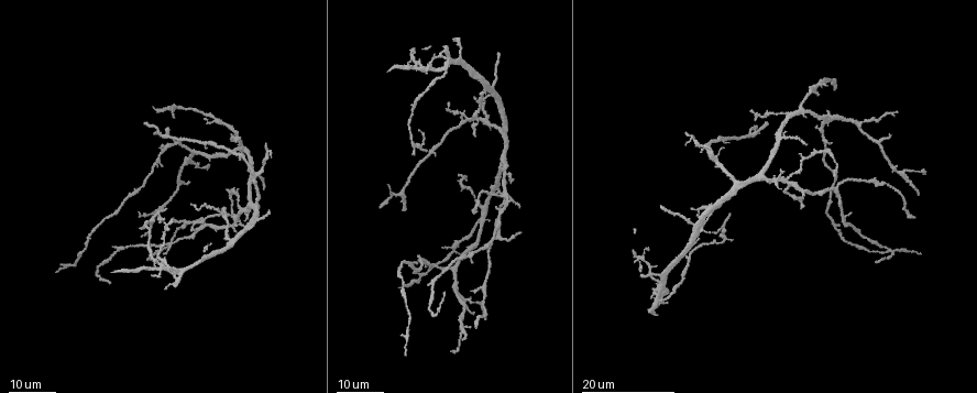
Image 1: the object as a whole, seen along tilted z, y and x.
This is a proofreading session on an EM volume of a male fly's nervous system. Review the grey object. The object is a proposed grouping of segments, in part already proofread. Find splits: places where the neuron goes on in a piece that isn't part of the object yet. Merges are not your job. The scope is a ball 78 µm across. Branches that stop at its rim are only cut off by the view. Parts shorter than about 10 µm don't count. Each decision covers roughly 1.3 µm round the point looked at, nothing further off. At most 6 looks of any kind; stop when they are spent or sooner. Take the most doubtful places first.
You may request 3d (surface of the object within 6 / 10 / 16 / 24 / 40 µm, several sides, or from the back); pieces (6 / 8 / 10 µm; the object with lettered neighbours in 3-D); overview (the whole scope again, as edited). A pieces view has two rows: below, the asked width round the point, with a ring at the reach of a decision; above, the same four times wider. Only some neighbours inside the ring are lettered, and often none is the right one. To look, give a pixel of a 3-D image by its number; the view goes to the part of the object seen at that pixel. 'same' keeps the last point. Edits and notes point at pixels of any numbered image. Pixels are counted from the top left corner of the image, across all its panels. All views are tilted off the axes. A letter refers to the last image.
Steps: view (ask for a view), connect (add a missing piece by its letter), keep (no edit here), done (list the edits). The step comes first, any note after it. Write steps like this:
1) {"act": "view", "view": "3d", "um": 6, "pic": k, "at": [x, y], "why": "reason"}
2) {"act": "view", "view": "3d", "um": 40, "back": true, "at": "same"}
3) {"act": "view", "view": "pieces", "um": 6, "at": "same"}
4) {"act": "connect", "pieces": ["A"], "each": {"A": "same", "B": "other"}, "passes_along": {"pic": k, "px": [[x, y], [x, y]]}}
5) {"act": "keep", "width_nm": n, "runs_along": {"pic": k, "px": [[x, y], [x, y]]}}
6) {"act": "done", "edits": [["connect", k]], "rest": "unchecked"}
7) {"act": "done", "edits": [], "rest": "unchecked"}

{"act": "view", "view": "3d", "um": 24, "pic": 1, "at": [476, 137], "why": "an open end"}

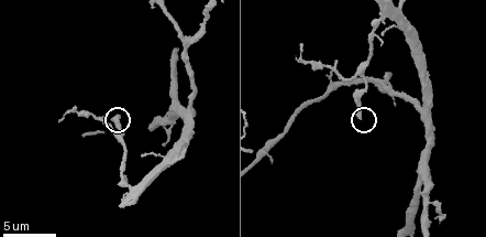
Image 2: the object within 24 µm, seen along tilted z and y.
{"act": "view", "view": "pieces", "um": 10, "pic": 2, "at": [359, 118]}

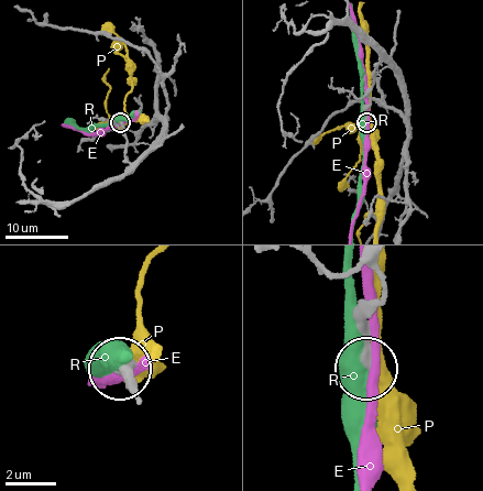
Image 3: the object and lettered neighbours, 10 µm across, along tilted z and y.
{"act": "keep", "each": {"E": "other", "P": "other", "R": "other"}, "found": "none of them fits"}

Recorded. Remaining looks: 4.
{"act": "view", "view": "3d", "um": 16, "pic": 1, "at": [263, 191]}

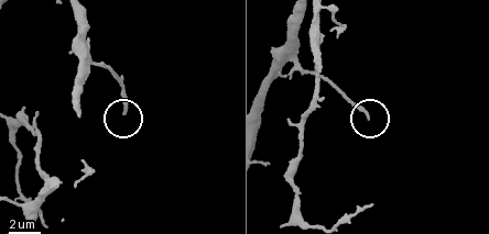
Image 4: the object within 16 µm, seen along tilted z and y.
{"act": "view", "view": "pieces", "um": 10, "pic": 4, "at": [368, 119], "why": "see the neighbours"}

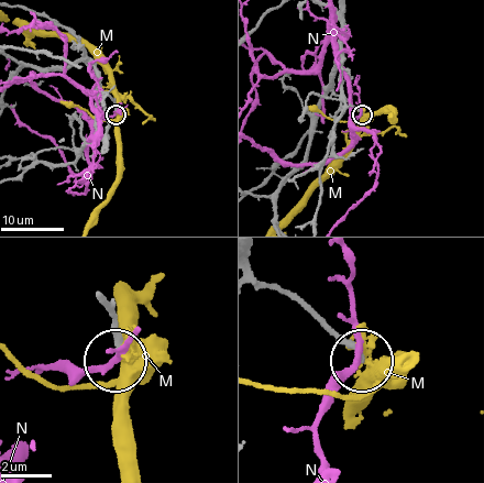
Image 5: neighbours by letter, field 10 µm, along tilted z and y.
{"act": "keep", "each": {"M": "other", "N": "other"}, "runs_along": {"pic": 5, "px": [[260, 282], [276, 287], [360, 357]]}, "found": "no lettered piece goes on from it"}

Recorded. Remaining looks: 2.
{"act": "view", "view": "3d", "um": 16, "pic": 1, "at": [458, 176], "why": "an open end"}

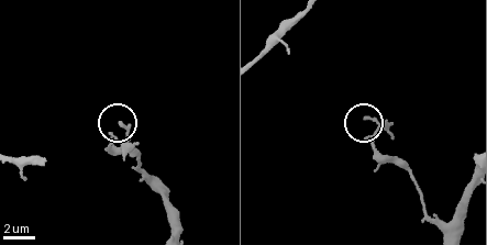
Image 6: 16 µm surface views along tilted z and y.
{"act": "view", "view": "pieces", "um": 8, "pic": 6, "at": [367, 116], "why": "see the neighbours"}

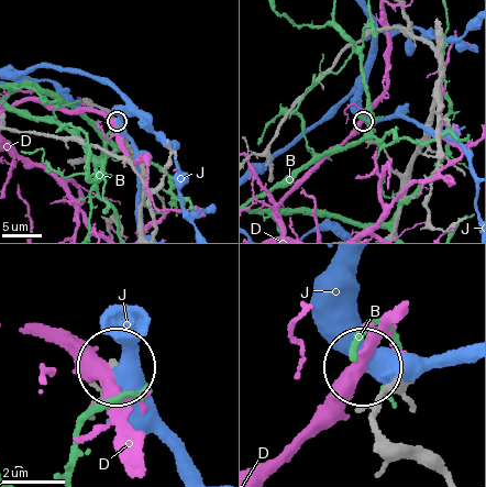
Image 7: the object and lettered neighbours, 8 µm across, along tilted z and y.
{"act": "keep", "width_nm": 190, "each": {"B": "other", "D": "other", "J": "other"}, "found": "none of them fits"}

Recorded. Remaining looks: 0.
{"act": "done", "edits": [], "rest": "unchecked"}

